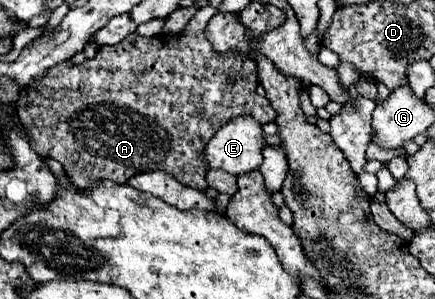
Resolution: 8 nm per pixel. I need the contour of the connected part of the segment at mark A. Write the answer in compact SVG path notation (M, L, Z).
M181 32L179 36L171 36L171 34L163 34L163 36L153 36L153 38L143 38L139 34L131 34L127 36L127 40L115 44L115 46L107 46L107 48L99 48L93 60L87 60L83 64L57 64L55 68L51 68L51 72L47 72L47 76L39 76L39 80L35 80L35 88L31 88L31 92L27 92L27 96L17 100L17 114L21 124L27 130L29 136L29 144L31 148L43 156L43 158L55 158L63 164L63 168L69 172L71 180L75 186L79 188L87 188L91 180L95 178L109 178L117 184L125 184L131 176L135 174L143 174L143 172L151 172L151 170L163 170L167 174L171 174L173 178L177 178L181 184L201 190L207 190L207 182L205 182L205 166L201 162L203 156L203 148L207 144L207 140L211 140L211 136L223 128L223 124L227 124L229 120L233 120L235 116L253 116L255 120L259 120L261 124L273 122L275 120L275 110L271 108L271 104L267 102L267 98L257 94L257 64L255 60L247 60L245 56L239 56L237 52L229 52L229 54L219 54L205 38L205 32L193 34L193 32Z

